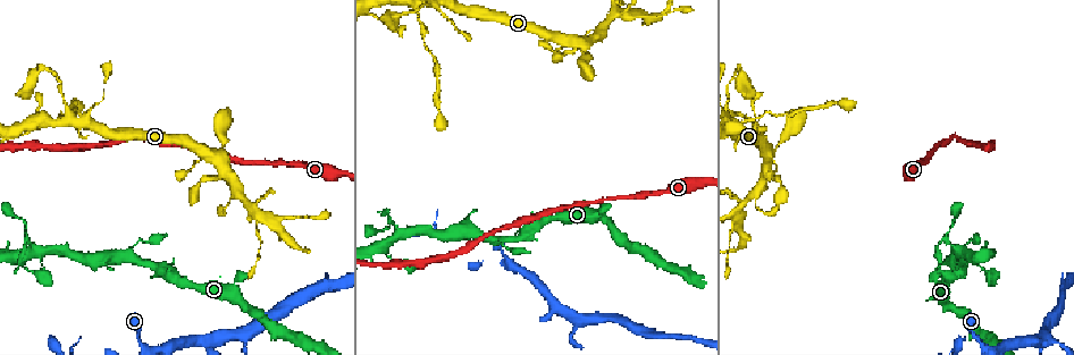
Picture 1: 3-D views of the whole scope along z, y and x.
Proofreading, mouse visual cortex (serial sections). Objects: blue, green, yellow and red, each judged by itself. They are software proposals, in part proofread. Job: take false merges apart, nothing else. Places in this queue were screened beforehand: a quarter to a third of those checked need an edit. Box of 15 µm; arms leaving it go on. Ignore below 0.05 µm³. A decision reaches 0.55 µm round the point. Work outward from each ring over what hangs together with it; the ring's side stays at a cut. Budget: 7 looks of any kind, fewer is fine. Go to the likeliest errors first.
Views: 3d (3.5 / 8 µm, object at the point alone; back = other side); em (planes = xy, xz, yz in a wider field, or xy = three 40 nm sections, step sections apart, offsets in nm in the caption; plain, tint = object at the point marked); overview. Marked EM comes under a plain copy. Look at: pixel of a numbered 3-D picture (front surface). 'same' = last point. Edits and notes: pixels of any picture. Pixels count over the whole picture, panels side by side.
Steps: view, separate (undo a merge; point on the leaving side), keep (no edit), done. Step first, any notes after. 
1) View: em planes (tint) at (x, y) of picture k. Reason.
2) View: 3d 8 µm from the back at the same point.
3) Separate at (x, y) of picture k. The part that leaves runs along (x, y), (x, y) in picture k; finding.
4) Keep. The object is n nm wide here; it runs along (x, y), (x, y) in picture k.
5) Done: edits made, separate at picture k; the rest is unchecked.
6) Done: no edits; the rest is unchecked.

View: 3d 3.5 µm from the back at (26, 238) of picture 1. Sharp bend.

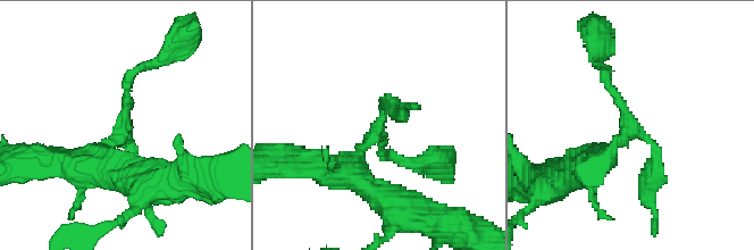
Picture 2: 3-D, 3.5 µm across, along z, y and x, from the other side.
View: em planes (tint) at (122, 133) of picture 2. Shape alone is not enough.

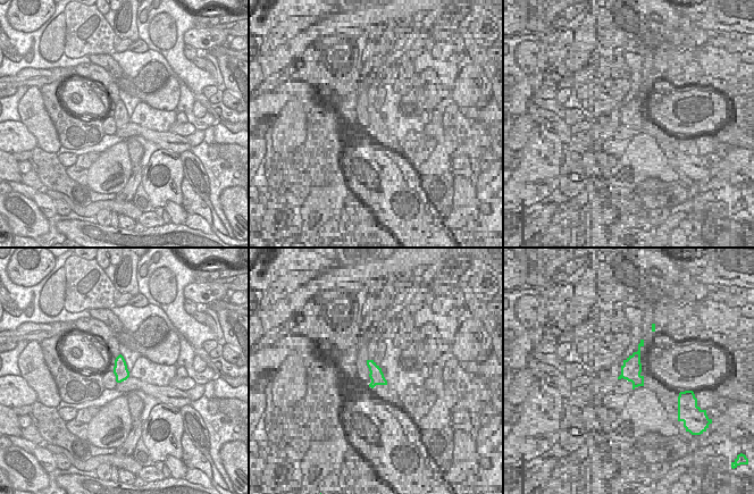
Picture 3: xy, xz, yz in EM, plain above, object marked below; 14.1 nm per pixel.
View: em xy step 3 (tint) at the same point.

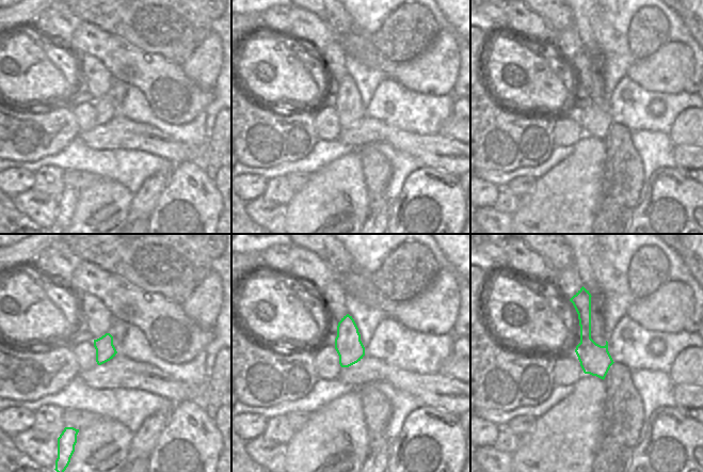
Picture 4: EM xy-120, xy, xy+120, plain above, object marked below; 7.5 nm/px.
Separate at (619, 102) of picture 2. The part that leaves runs along (619, 141), (627, 113), (598, 64) in picture 2; a second cell is stuck on.

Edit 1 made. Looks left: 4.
View: overview. Redraw.

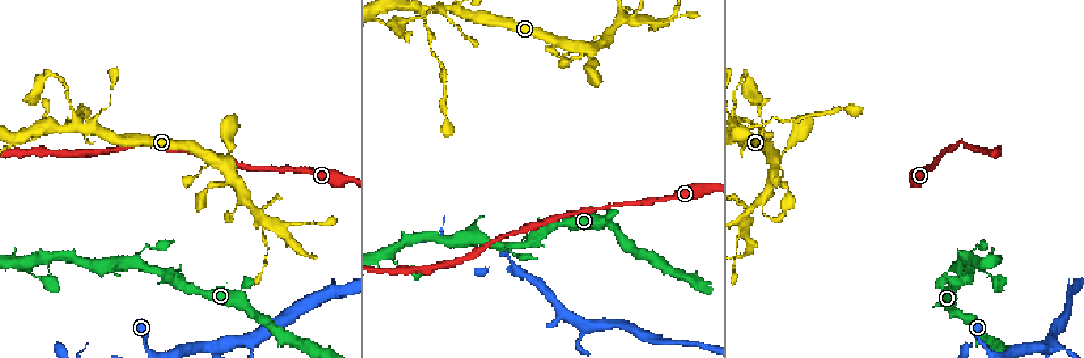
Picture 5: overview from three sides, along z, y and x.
View: 3d 3.5 µm at (752, 142) of picture 5. Two arms in line, one across.

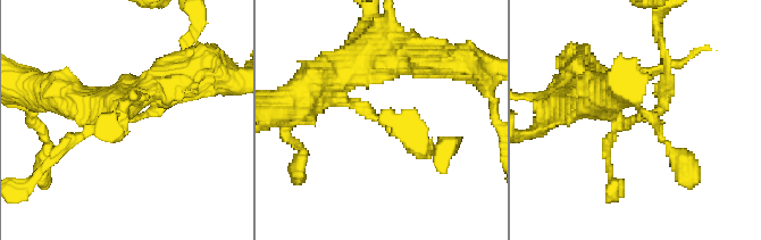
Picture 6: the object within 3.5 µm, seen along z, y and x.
View: em xy step 2 (tint) at (635, 120) of picture 6. 3 arms meet here; the arms are 150, 200, 300 nm wide; shape alone is not enough.

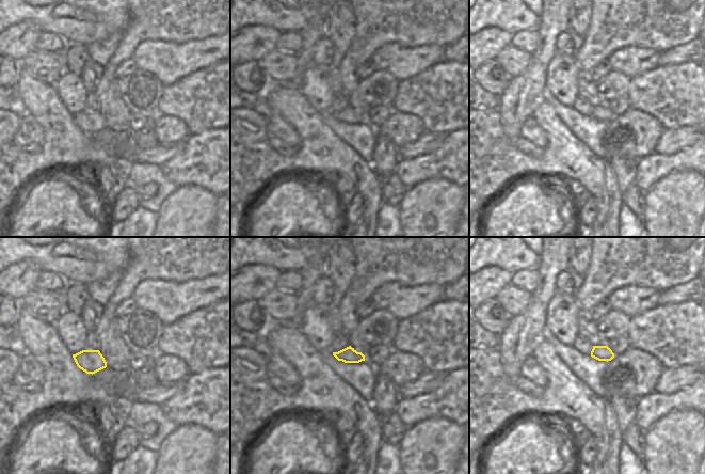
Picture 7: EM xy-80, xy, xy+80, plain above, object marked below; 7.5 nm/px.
Keep. It runs along (339, 76), (339, 97), (429, 152) in picture 6; one cell here.

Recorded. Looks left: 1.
Done: edits made, separate at picture 2; the rest is unchecked.

